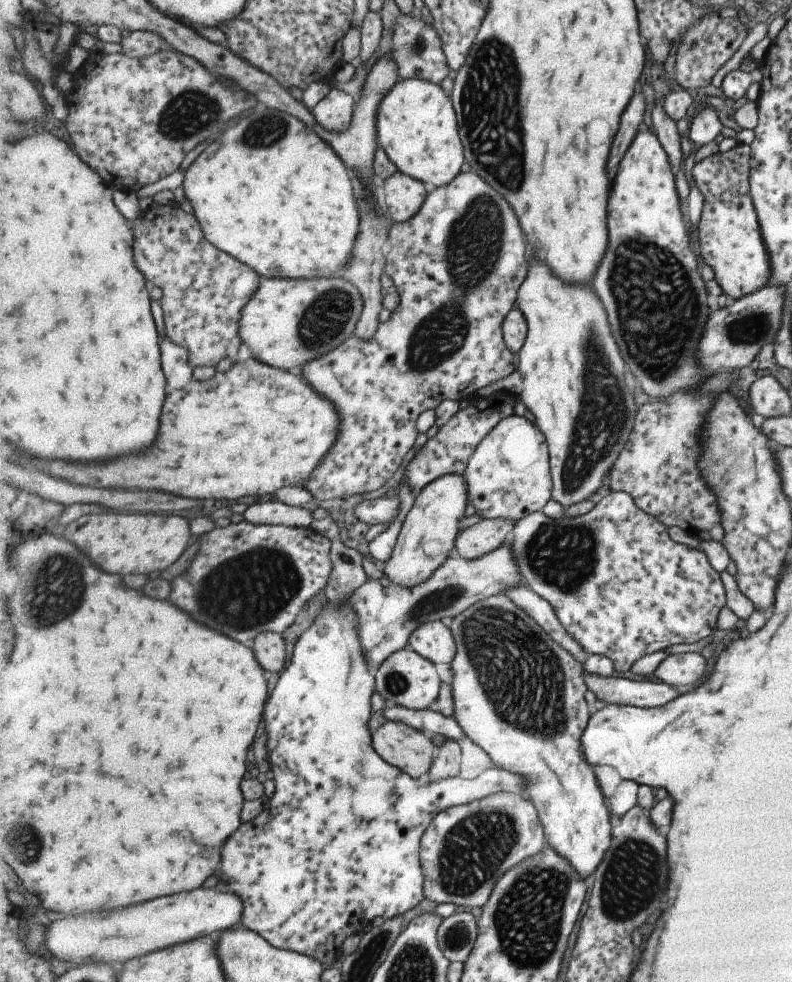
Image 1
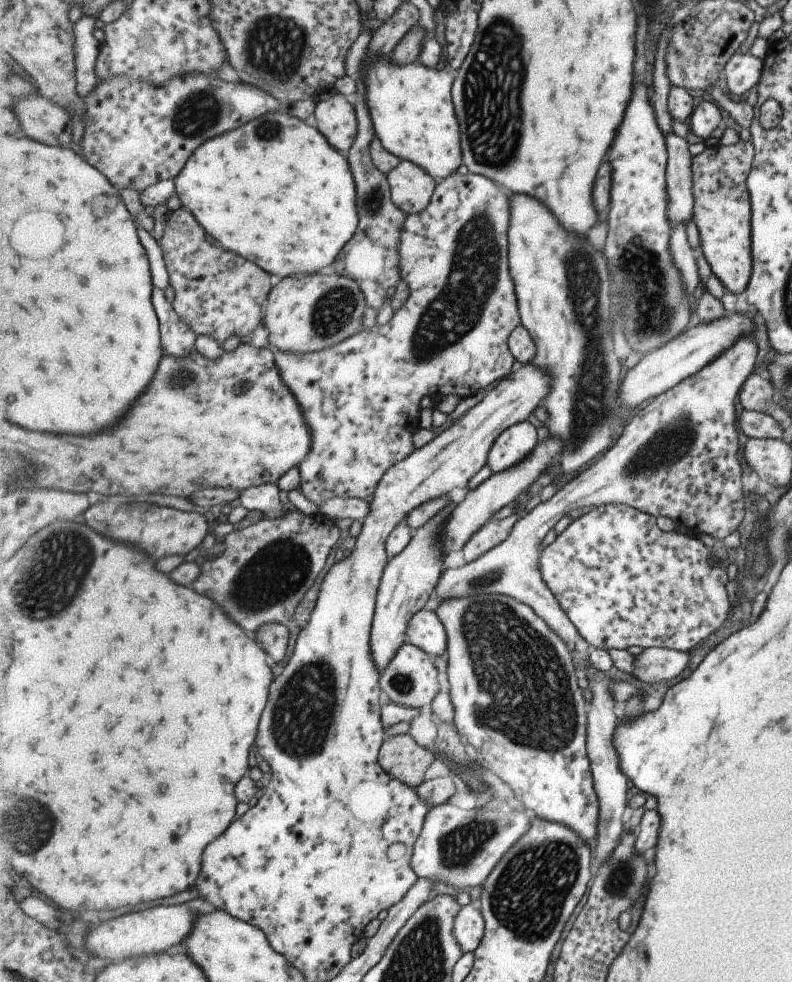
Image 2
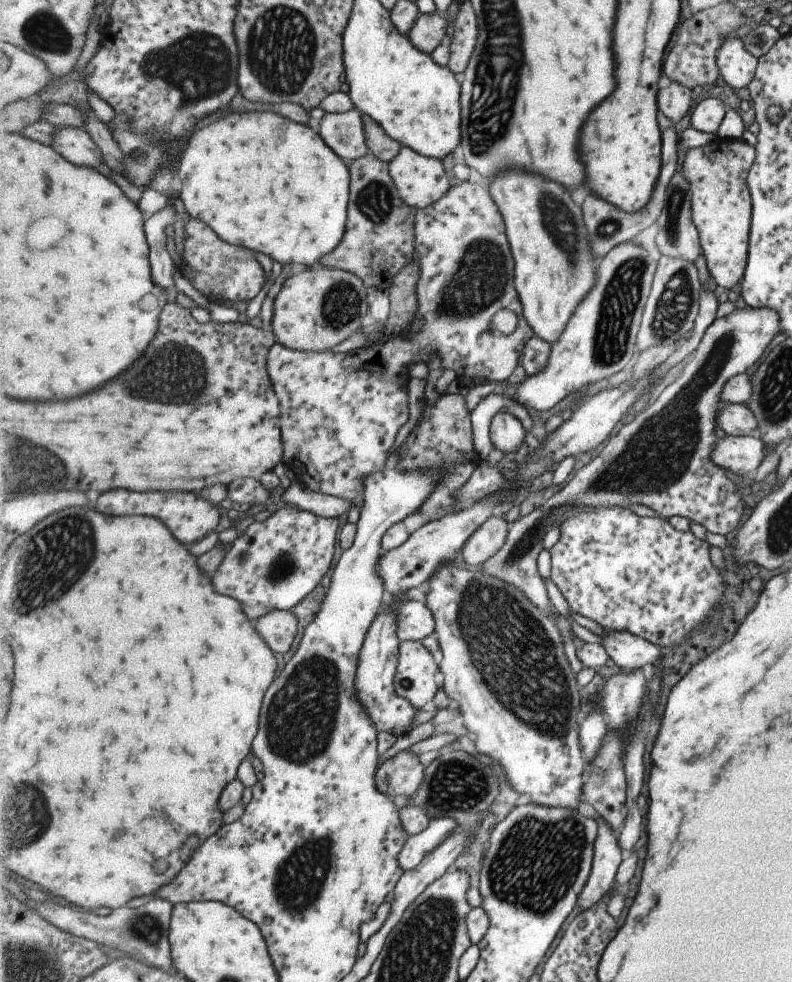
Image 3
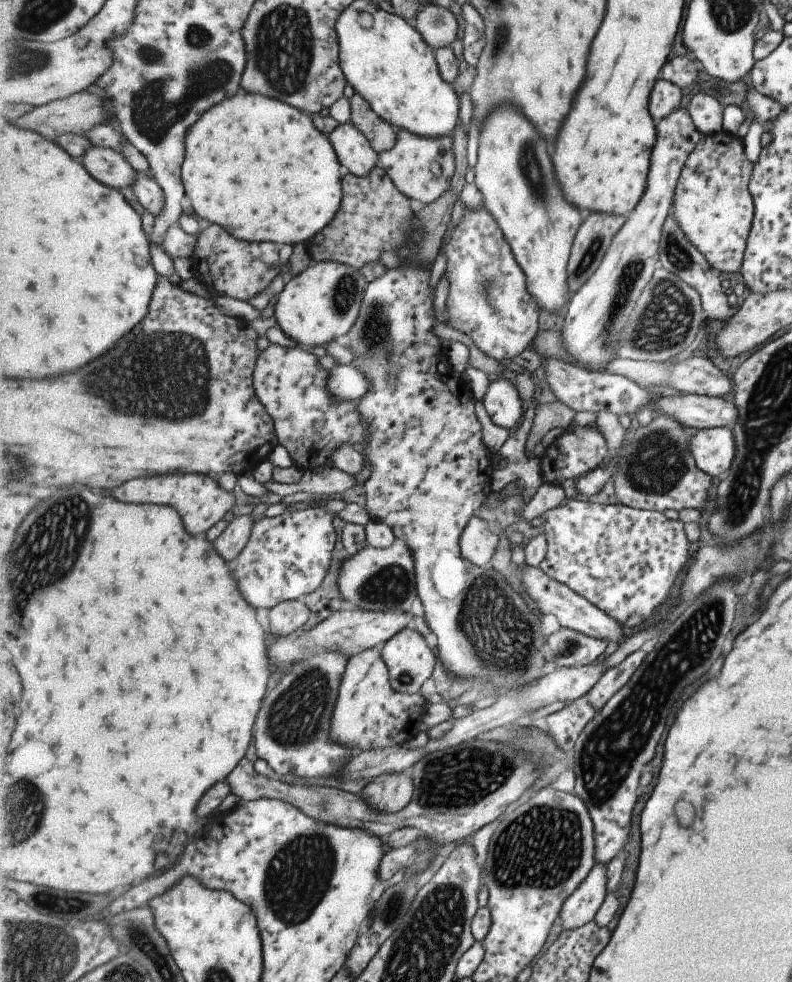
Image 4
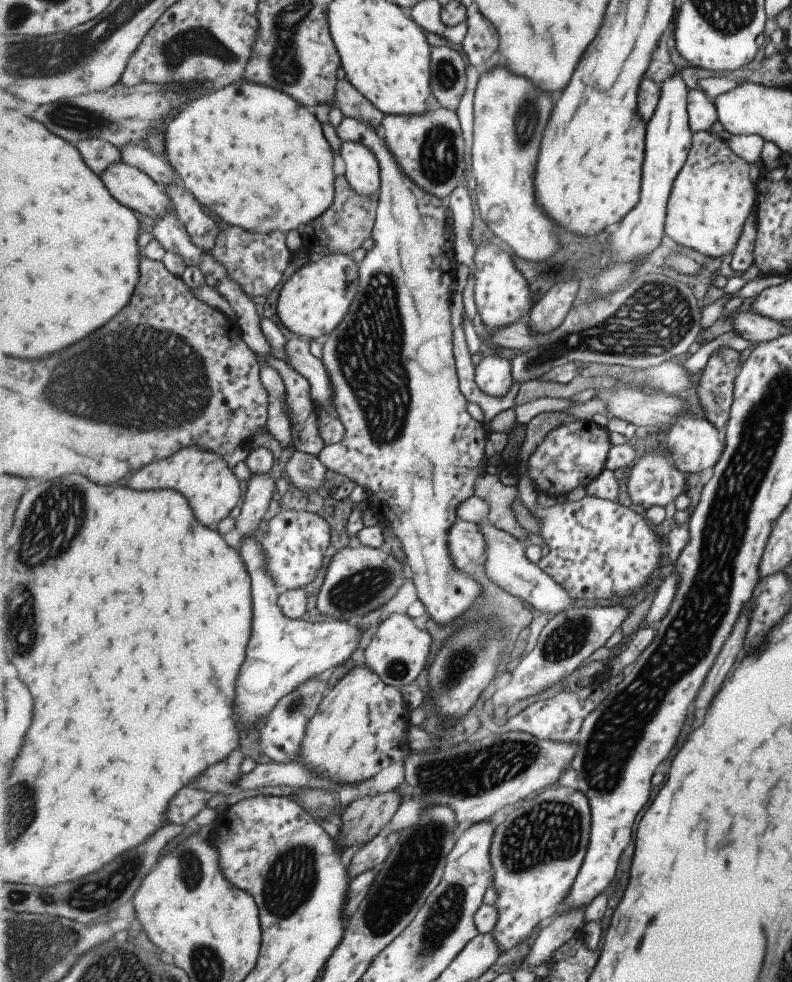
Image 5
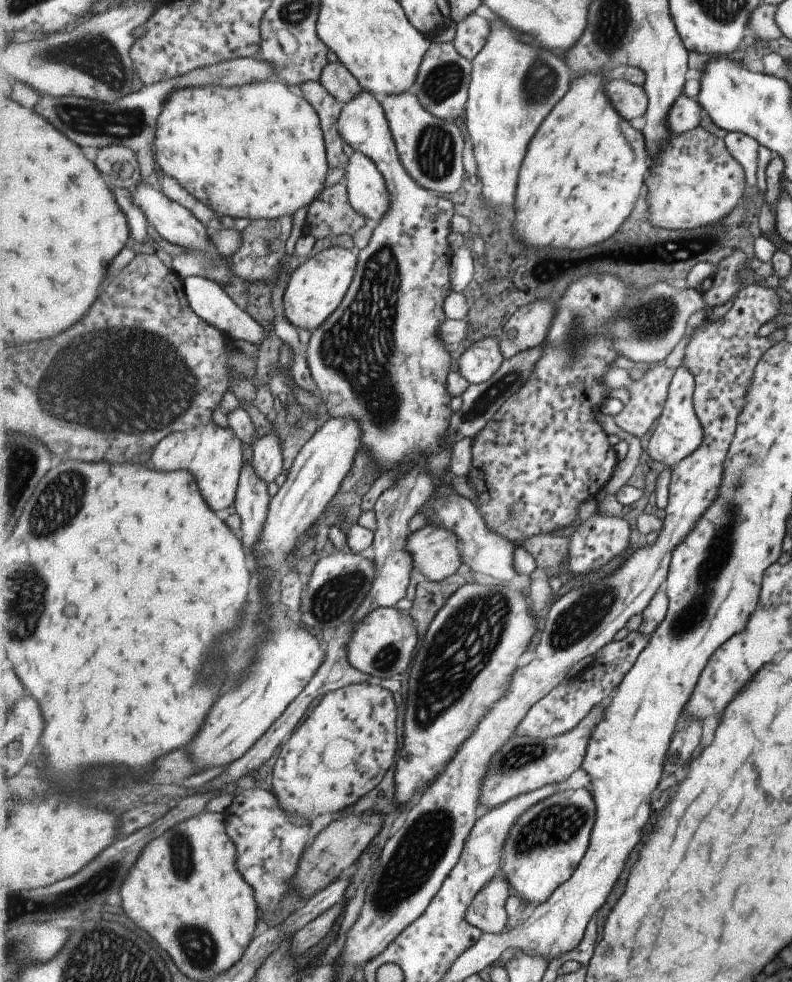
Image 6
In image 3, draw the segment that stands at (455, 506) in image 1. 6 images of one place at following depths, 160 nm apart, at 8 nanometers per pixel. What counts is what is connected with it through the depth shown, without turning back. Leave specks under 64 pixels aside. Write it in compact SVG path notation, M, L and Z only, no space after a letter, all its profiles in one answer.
M400 593L394 597L391 603L384 604L372 628L369 629L368 636L364 640L363 648L360 652L360 662L356 674L356 696L359 704L371 717L373 724L379 732L394 734L396 737L407 732L407 728L413 726L418 709L409 699L403 698L397 691L394 681L400 661L401 640L397 634L397 619L394 608L397 603L406 601L405 593Z

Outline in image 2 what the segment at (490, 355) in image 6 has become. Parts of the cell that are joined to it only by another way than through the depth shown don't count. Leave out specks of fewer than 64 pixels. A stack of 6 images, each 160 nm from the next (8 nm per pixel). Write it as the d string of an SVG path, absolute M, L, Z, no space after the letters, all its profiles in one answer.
M528 421L517 423L497 437L487 465L493 473L500 473L524 461L539 444L539 434L533 424Z

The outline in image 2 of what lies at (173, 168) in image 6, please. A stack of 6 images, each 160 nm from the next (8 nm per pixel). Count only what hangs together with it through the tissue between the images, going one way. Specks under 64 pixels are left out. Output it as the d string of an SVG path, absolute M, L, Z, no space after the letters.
M286 110L269 112L265 118L253 120L237 130L225 132L209 142L204 142L193 156L188 160L185 168L174 179L177 185L178 198L181 204L191 213L197 215L197 220L213 235L223 246L229 250L237 251L237 254L244 256L258 265L261 265L269 274L276 274L282 279L285 277L297 276L297 274L315 274L330 271L341 250L348 245L356 233L360 224L360 213L357 208L357 187L352 166L346 157L325 138L324 134L310 120L301 120L287 114Z

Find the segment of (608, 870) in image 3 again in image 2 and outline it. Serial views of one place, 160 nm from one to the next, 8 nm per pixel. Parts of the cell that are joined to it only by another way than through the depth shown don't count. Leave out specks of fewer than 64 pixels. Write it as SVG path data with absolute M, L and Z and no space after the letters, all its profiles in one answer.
M753 335L742 336L730 349L722 352L720 357L713 362L706 364L697 374L689 375L689 378L682 380L677 386L656 396L652 402L632 417L612 447L605 451L594 464L565 482L550 499L540 502L521 517L505 542L492 548L476 561L466 563L462 567L447 569L436 588L436 600L439 605L450 598L473 597L475 600L476 596L495 593L516 598L532 606L533 610L536 610L536 613L548 622L548 625L569 647L573 662L579 673L587 678L588 690L592 693L588 709L588 753L596 793L600 799L600 828L594 846L594 855L600 867L612 858L615 849L622 842L625 832L624 823L630 813L627 808L629 780L620 767L620 756L614 743L616 730L620 726L620 722L617 721L619 718L615 714L617 701L612 691L612 680L590 659L592 644L585 640L575 623L567 616L559 599L543 578L540 569L543 550L541 544L545 536L556 528L556 524L565 516L569 516L571 512L579 508L594 509L605 505L629 505L656 517L668 516L675 522L688 526L695 534L697 532L709 534L715 541L727 538L731 532L735 532L739 524L743 522L745 510L747 510L745 492L743 492L743 468L737 458L739 412L735 404L737 404L743 383L755 372L755 364L757 364L757 340Z

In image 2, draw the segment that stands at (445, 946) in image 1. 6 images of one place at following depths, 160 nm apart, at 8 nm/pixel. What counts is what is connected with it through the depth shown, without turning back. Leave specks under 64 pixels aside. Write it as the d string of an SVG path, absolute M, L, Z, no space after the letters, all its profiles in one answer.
M473 902L465 905L456 918L454 933L465 953L475 952L484 940L486 920L481 909L475 908Z

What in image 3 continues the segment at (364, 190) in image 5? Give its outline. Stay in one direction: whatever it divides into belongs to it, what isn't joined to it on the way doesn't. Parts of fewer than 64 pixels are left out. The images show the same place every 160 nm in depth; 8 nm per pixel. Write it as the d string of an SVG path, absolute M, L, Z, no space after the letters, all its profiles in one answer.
M357 108L344 113L327 113L315 126L325 142L348 164L369 153L364 117Z

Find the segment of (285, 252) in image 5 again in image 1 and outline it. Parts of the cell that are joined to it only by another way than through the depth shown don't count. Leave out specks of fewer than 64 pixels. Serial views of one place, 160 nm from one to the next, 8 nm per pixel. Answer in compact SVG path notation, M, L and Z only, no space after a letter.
M174 202L166 206L153 206L141 213L132 223L132 229L135 235L137 266L149 285L156 285L162 290L160 305L164 312L166 335L175 344L187 350L191 368L197 366L216 368L224 358L229 359L232 365L237 364L237 356L243 343L239 334L241 312L257 294L261 286L260 274L247 263L240 262L235 256L213 246L199 226L199 220L193 214L187 214Z

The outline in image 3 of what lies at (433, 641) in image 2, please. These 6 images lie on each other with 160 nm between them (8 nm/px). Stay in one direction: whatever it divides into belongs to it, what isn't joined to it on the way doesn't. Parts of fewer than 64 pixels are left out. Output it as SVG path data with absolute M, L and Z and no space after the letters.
M401 601L396 604L397 634L402 641L422 641L436 632L433 611L423 602Z

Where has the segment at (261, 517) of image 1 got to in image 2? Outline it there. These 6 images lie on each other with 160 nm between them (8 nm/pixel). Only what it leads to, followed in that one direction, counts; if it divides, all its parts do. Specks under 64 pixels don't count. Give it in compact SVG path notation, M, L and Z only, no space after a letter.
M277 483L264 484L257 488L242 490L239 494L240 506L247 510L259 510L265 519L278 519L289 511L279 502L279 486Z

